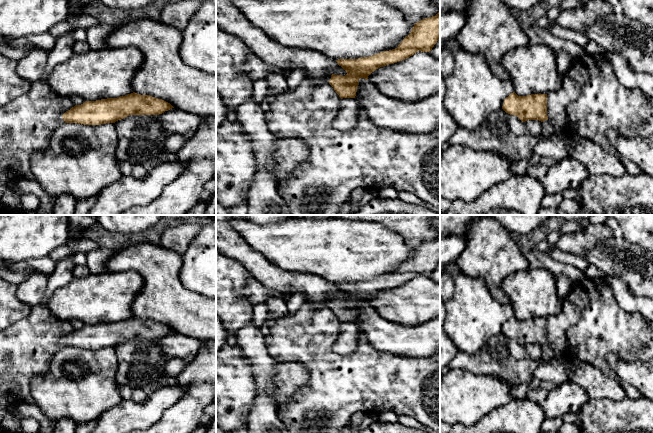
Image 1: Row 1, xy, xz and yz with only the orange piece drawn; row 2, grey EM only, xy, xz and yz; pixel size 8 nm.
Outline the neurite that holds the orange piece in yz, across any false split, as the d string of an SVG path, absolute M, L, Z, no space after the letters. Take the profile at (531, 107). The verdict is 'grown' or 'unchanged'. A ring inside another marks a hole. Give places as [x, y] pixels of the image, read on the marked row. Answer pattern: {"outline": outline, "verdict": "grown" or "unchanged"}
{"outline": "M515 92L505 98L502 109L517 116L522 122L527 120L548 120L547 94L531 94L518 96Z", "verdict": "unchanged"}

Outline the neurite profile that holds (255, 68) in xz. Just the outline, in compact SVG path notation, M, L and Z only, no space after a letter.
M252 52L246 58L246 65L243 68L243 71L251 79L251 81L264 79L267 75L271 73L281 74L285 77L287 77L290 73L290 71L288 70L284 70L265 63Z

